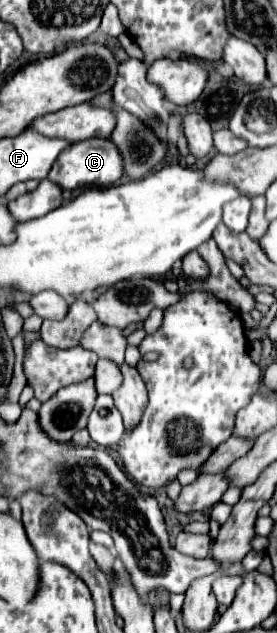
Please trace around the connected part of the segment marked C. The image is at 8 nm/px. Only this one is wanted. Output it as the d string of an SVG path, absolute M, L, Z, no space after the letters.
M86 139L68 145L52 165L48 179L56 183L64 191L74 191L80 187L110 187L118 183L124 175L124 165L120 163L120 153L116 151L116 145L108 143L108 139Z

